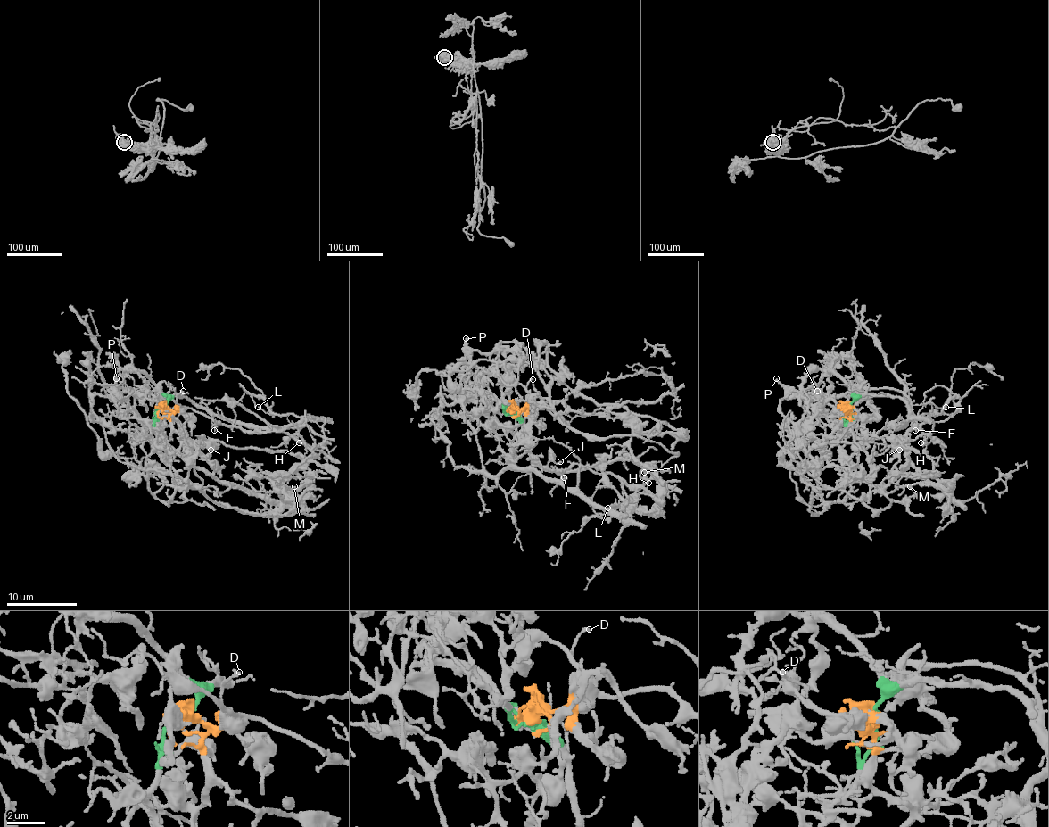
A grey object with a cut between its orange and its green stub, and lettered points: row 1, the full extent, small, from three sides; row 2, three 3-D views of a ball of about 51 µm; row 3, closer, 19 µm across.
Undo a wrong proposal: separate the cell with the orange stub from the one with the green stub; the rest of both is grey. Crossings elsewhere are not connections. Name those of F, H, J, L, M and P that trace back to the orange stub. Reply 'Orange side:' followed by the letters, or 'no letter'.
Orange side: J, M, P

